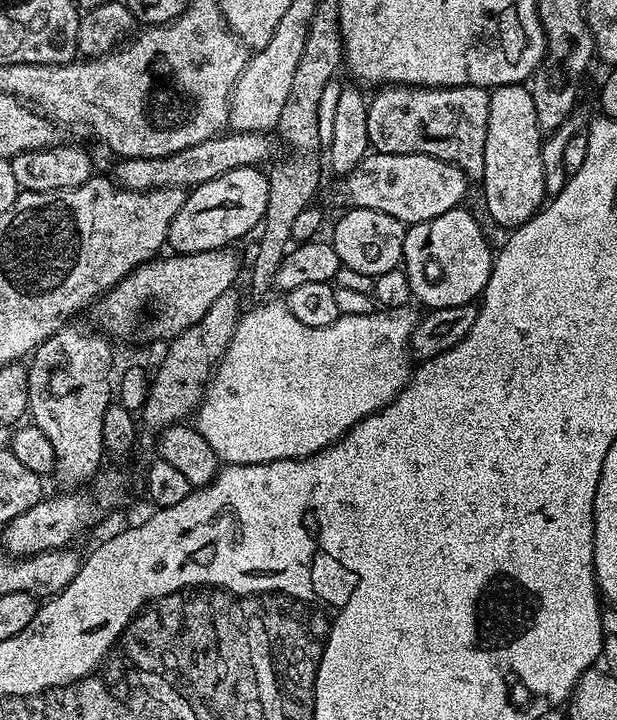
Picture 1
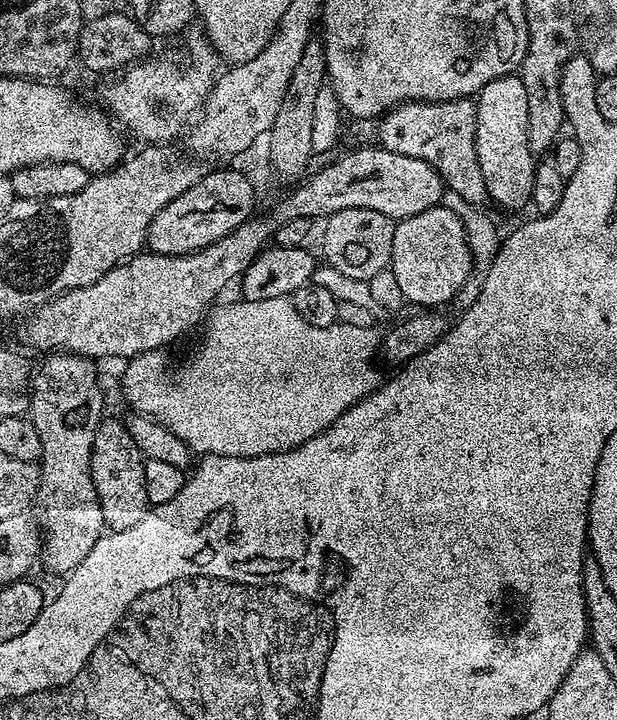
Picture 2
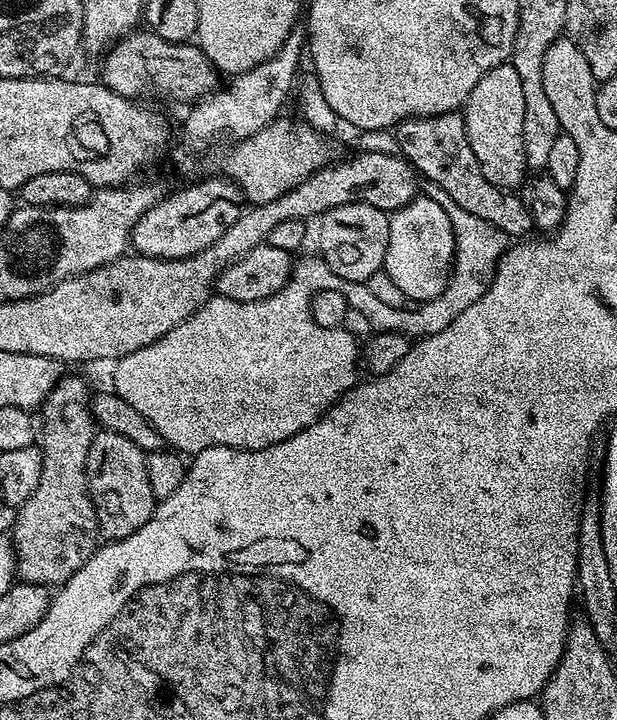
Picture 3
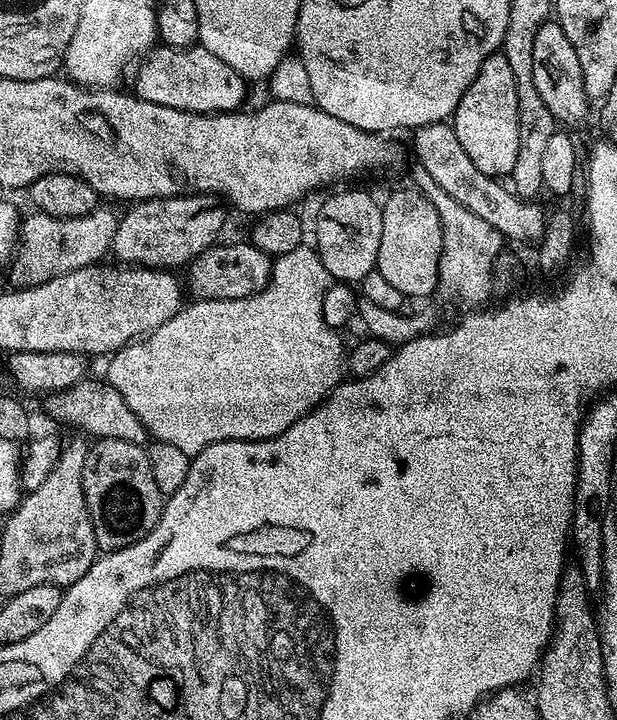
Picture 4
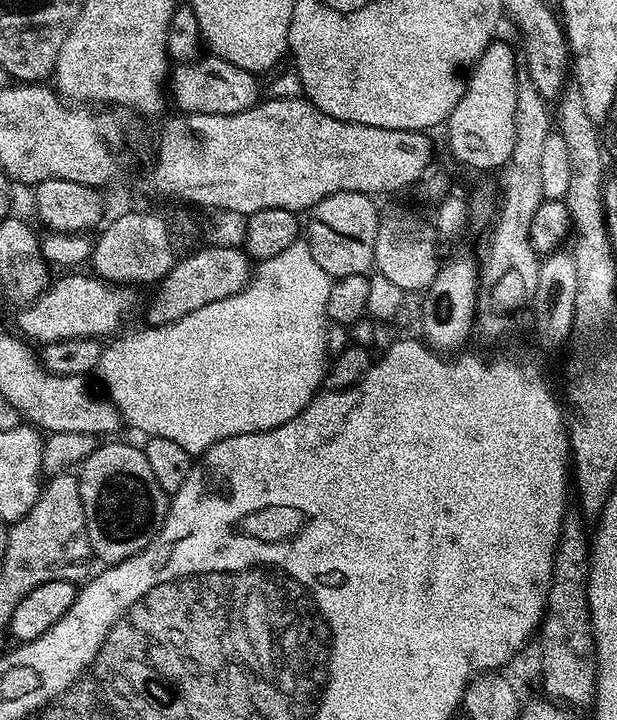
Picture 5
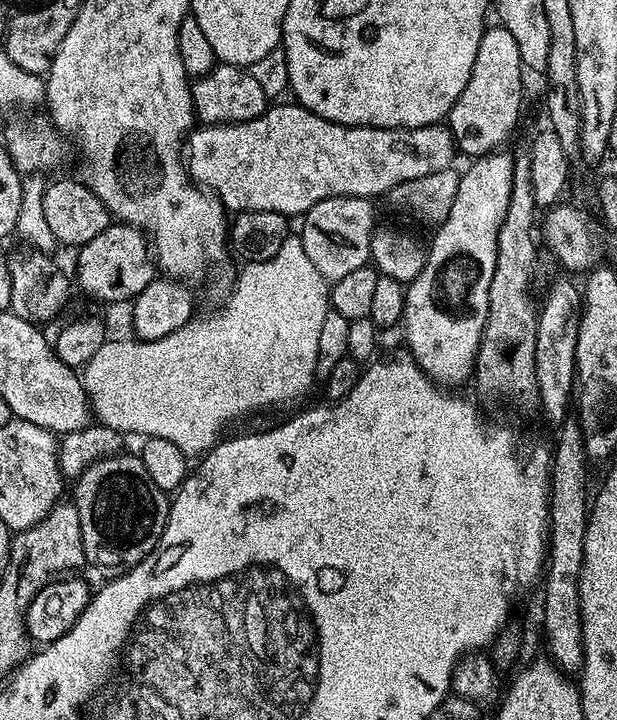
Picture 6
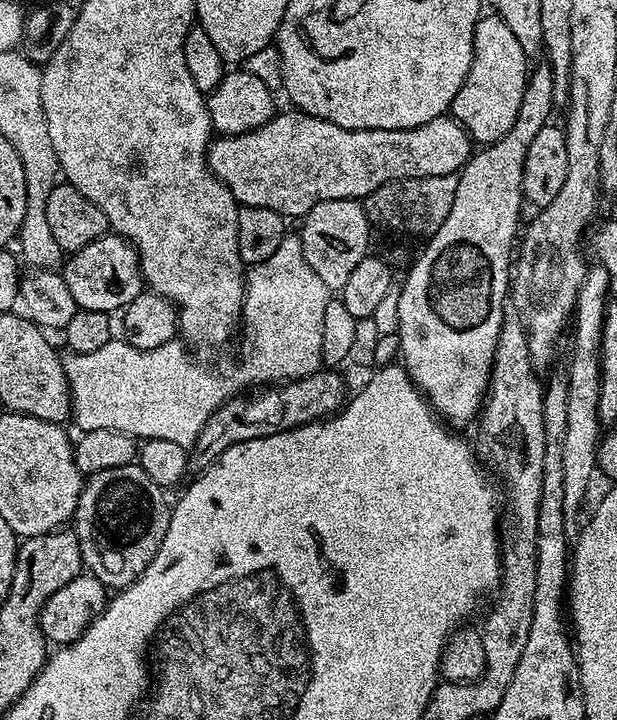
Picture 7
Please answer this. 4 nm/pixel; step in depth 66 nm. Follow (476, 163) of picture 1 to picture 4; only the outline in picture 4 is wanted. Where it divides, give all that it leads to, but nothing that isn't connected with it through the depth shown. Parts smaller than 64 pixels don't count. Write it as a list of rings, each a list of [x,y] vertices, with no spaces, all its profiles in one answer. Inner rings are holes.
[[[451,123],[428,124],[415,129],[413,136],[416,136],[412,140],[412,148],[416,151],[415,163],[422,165],[426,174],[430,174],[430,178],[434,178],[434,182],[438,182],[451,198],[494,226],[509,241],[538,242],[544,237],[545,209],[540,209],[536,202],[517,196],[505,185],[504,189],[499,179],[479,172],[474,162],[470,162],[466,150],[462,150],[462,142],[458,142],[458,134],[454,134]]]

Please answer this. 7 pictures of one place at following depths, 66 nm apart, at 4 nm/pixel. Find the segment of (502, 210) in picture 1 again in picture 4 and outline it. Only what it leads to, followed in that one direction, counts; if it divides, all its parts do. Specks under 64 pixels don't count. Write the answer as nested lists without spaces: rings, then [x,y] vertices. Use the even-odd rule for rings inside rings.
[[[503,51],[482,62],[482,70],[470,82],[466,94],[462,94],[450,123],[454,134],[458,134],[458,142],[462,142],[462,150],[466,150],[479,172],[493,178],[511,177],[518,158],[518,86]]]

